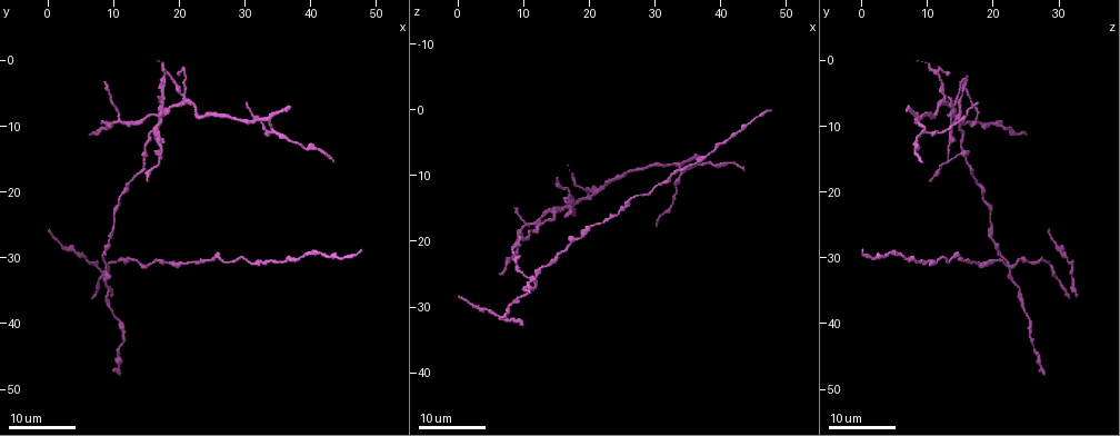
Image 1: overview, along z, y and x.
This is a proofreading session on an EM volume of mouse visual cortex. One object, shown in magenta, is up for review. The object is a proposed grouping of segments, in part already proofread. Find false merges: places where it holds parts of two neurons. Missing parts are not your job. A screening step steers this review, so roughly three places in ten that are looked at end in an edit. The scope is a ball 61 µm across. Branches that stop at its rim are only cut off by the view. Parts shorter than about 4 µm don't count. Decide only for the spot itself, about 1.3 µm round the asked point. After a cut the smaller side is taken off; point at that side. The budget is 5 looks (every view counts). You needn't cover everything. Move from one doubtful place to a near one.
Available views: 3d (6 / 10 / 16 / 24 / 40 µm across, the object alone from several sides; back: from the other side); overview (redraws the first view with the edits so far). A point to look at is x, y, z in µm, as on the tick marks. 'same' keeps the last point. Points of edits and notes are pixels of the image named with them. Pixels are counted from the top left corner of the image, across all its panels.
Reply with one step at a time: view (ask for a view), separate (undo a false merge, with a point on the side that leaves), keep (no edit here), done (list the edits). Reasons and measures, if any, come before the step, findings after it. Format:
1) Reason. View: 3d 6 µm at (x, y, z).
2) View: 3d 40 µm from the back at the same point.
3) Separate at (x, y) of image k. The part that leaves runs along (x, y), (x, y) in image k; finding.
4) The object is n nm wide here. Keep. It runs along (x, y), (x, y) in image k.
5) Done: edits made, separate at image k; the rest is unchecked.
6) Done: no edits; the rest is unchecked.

Branch point. View: 3d 16 µm at (34.5, 11.0, 9.5).

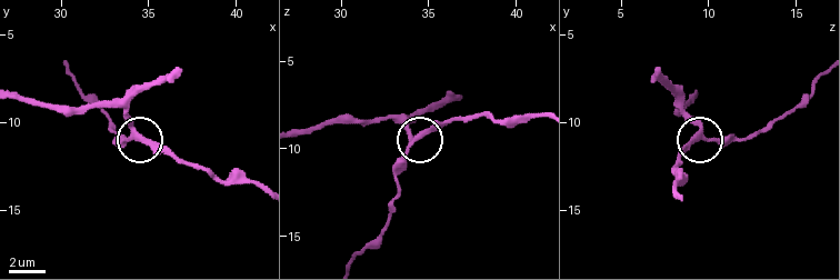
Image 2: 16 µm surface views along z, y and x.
View: 3d 10 µm at (34.3, 10.8, 9.3).

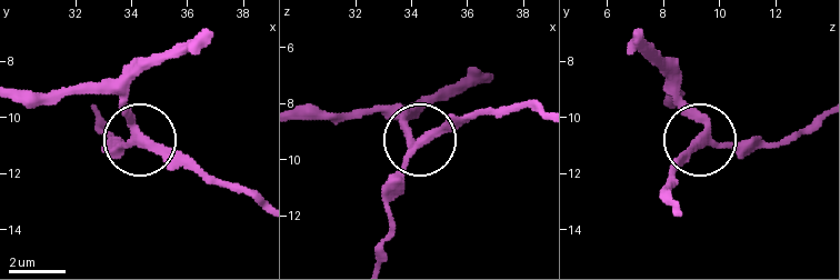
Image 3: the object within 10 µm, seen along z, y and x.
Keep. It runs along (298, 116), (391, 111), (417, 144), (386, 192) in image 3; one neuron here.

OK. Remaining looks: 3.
Four-way junction. View: 3d 24 µm at (21.0, 5.5, 12.5).

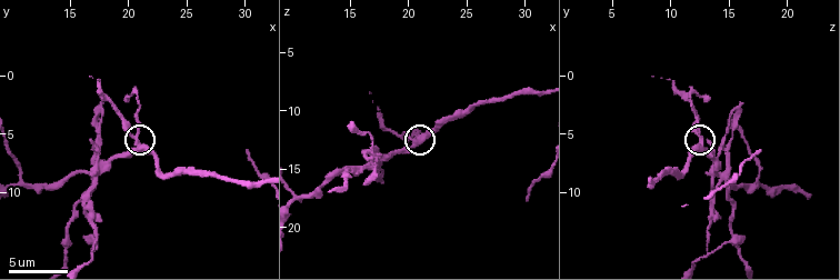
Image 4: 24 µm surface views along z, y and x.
View: 3d 6 µm at (20.8, 5.4, 12.4).

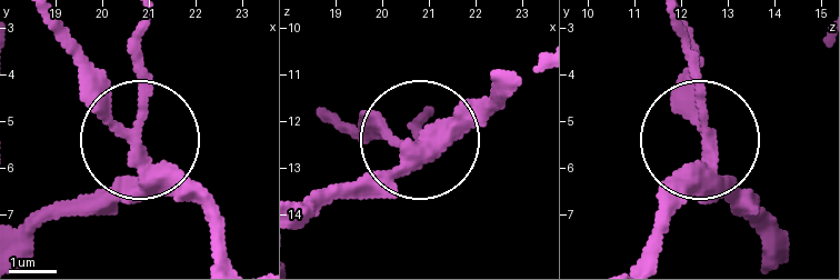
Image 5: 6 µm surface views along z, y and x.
4 arms meet here. Separate at (140, 70) of image 5. The part that leaves runs along (137, 140), (140, 24) in image 5; a second neuron is stuck on.

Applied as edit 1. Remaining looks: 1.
Three-way junction. View: 3d 10 µm at (10.6, 9.0, 17.6).

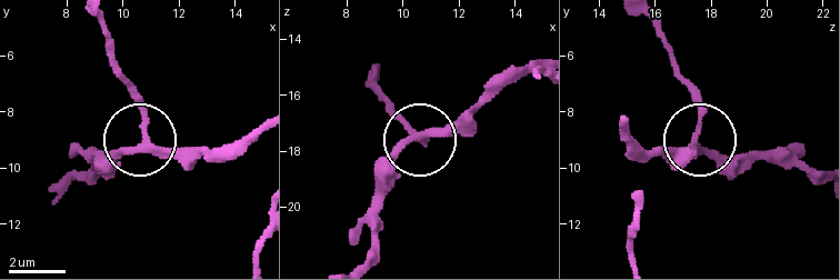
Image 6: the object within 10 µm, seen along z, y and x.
The side arm is 8 µm long; 3 arms meet here. Keep. All the same neuron.

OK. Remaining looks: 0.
Done: edits made, separate at image 5; the rest is unchecked.

